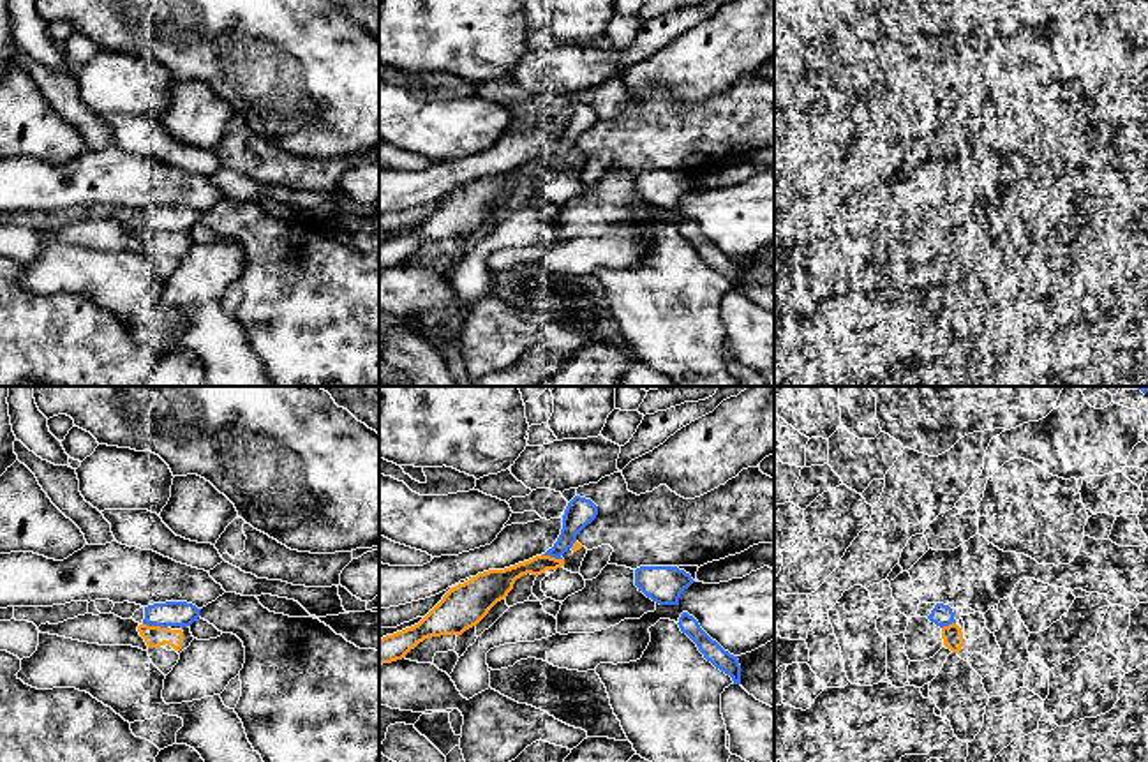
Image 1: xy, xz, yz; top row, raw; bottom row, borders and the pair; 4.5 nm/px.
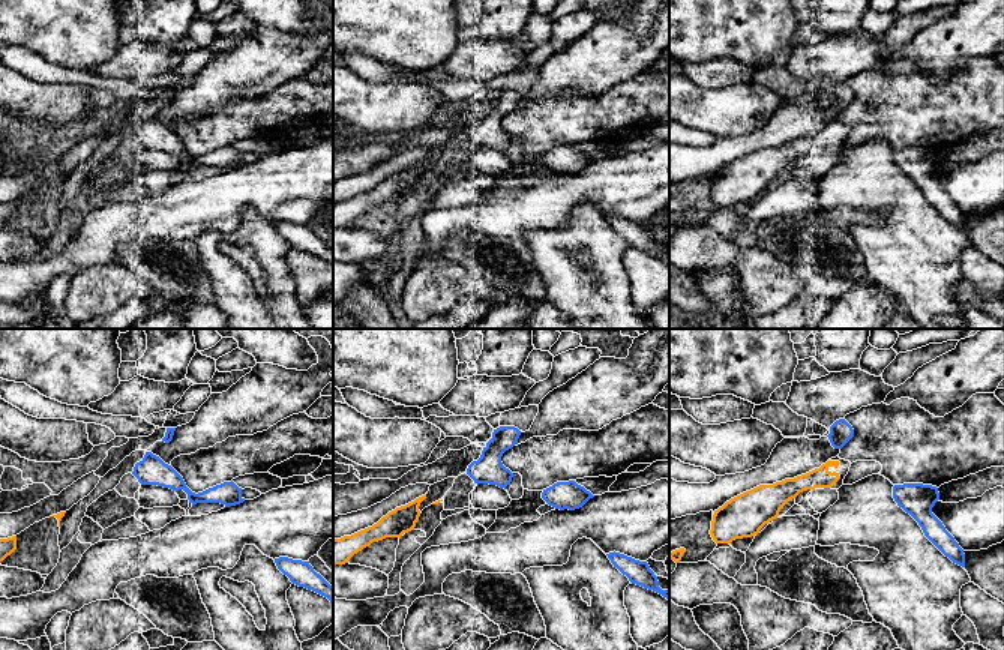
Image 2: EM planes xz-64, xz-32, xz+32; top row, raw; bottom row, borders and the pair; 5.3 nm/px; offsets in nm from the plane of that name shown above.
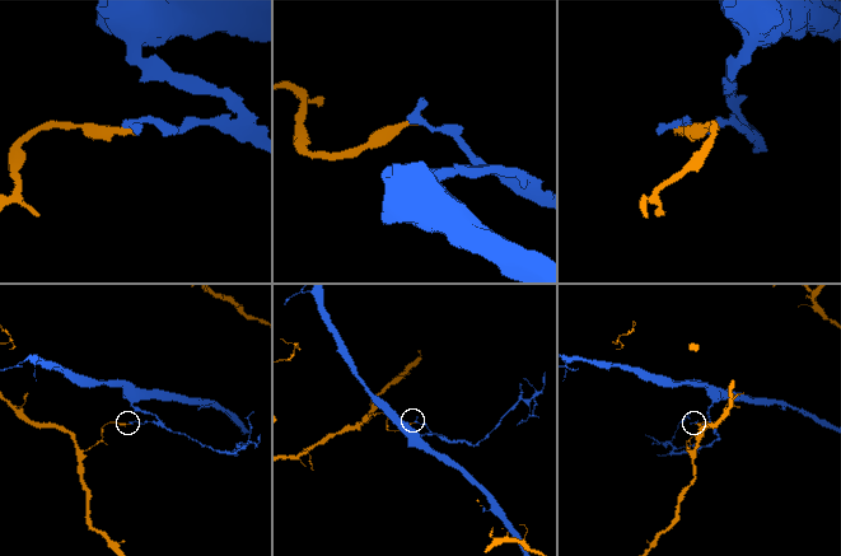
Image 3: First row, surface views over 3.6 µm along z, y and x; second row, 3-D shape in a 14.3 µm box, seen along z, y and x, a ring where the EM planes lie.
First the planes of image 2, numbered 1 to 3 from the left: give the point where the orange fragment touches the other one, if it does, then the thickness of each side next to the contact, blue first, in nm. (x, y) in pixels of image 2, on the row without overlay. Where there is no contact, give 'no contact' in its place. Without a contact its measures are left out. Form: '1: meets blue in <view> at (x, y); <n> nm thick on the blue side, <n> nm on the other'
1: no contact
2: no contact
3: no contact

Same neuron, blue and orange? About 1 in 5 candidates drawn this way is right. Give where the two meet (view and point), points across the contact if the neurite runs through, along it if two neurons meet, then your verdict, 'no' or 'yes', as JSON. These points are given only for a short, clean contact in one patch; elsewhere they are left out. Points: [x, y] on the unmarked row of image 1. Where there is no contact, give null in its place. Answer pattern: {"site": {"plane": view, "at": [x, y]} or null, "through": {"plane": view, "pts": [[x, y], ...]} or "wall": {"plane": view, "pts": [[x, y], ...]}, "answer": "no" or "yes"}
{"site": {"plane": "xy", "at": [156, 230]}, "answer": "no"}

